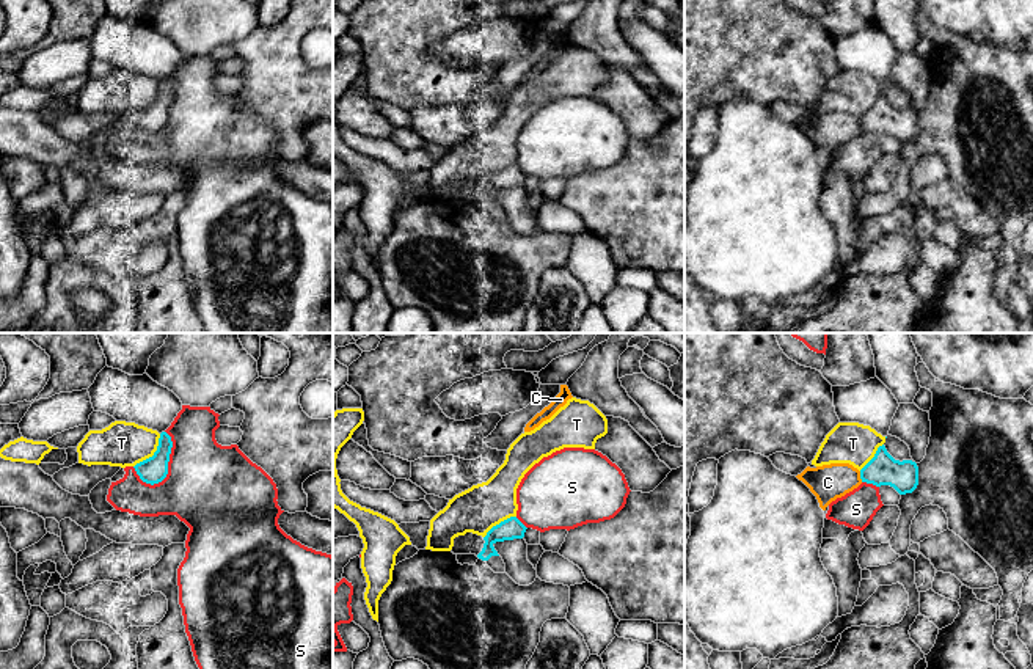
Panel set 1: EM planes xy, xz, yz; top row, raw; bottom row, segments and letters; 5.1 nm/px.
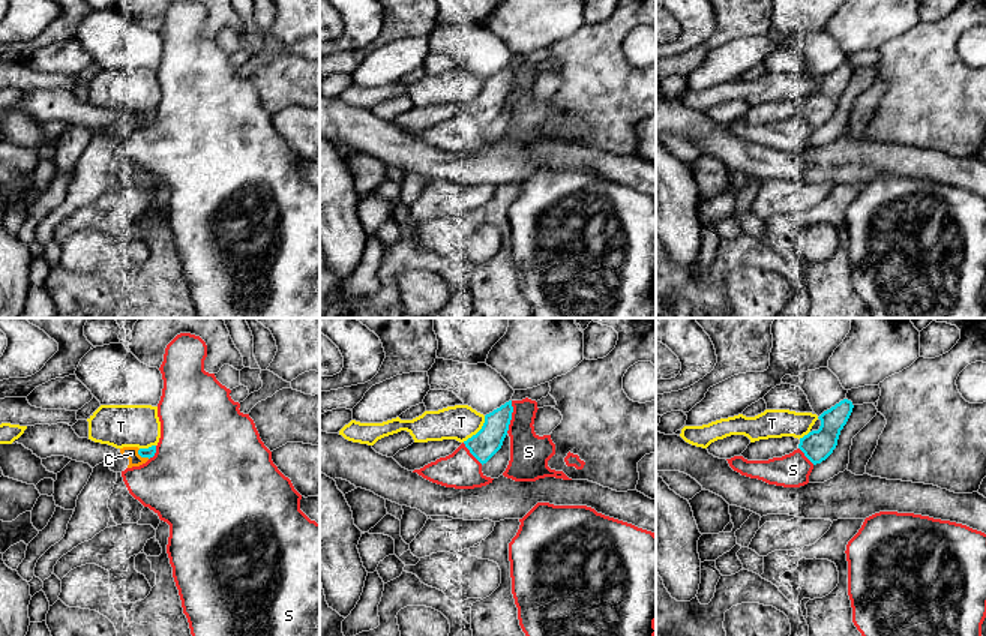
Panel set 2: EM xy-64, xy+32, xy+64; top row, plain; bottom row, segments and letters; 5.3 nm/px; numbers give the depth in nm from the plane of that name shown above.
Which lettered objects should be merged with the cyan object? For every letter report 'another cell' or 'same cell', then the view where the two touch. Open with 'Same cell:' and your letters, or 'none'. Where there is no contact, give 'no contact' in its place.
Same cell: none
C: another cell; contact in yz
S: another cell; contact in xy
T: another cell; contact in xy

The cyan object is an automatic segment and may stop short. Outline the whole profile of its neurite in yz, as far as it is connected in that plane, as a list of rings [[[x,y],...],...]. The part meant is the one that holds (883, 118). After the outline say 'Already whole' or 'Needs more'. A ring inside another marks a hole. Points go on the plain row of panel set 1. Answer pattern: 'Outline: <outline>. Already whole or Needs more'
Outline: [[[882,93],[860,118],[860,127],[876,135],[890,133],[900,143],[906,143],[912,141],[918,133],[918,115],[912,108],[895,108]]]. Already whole

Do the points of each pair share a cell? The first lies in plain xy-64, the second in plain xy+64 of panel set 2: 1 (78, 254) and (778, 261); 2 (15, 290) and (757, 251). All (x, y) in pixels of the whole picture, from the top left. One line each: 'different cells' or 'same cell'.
1: different cells
2: different cells

